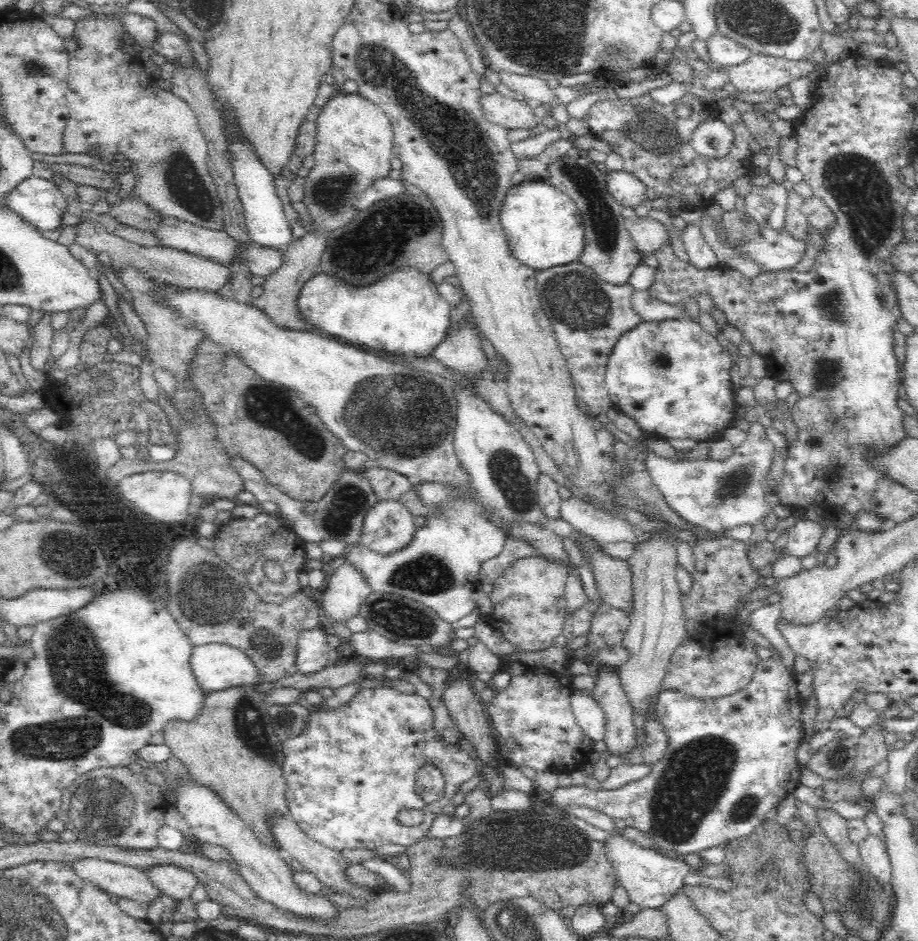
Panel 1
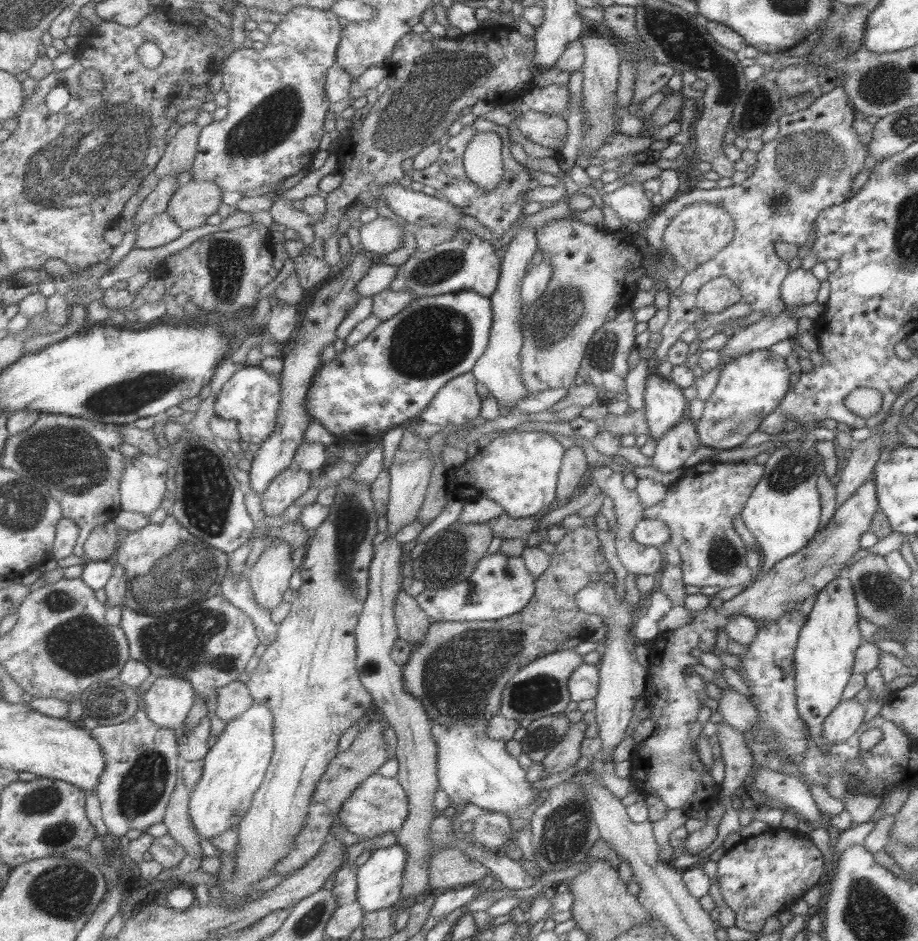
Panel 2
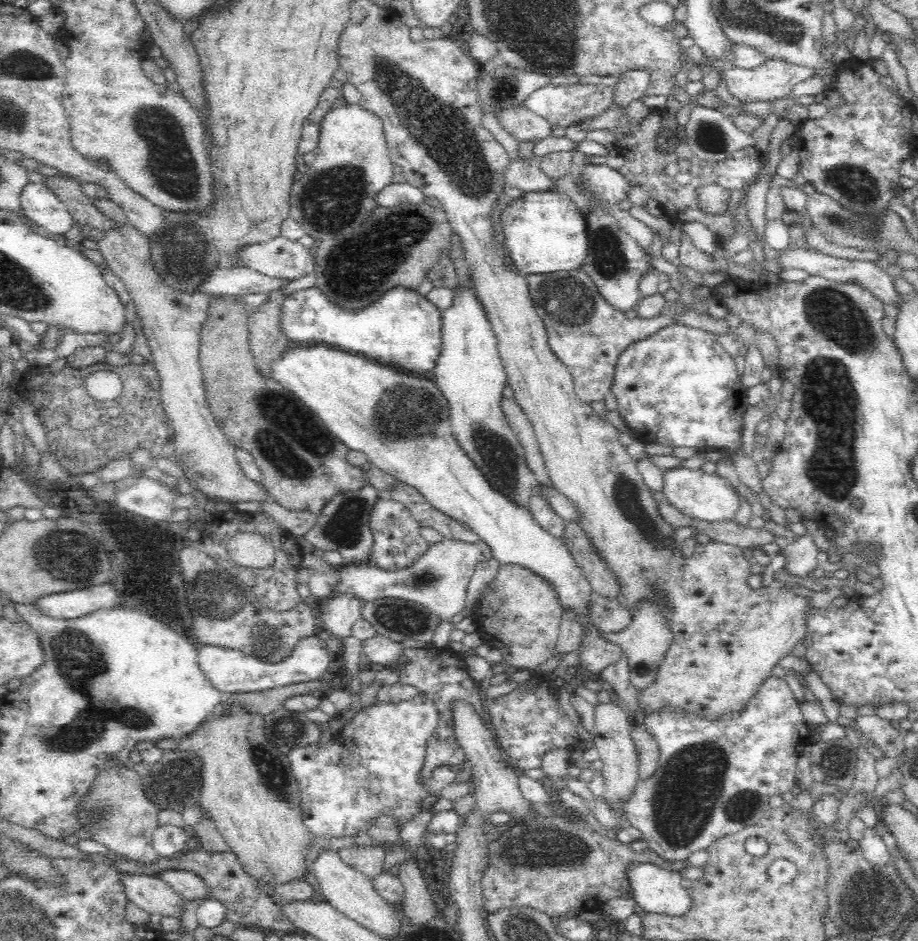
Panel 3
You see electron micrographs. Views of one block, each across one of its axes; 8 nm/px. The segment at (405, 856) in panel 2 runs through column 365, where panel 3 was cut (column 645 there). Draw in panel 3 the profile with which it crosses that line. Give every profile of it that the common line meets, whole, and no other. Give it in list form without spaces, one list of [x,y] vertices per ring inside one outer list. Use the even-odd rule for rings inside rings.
[[[636,863],[627,872],[630,895],[646,912],[684,916],[692,906],[691,896],[680,885],[680,872],[654,863]]]

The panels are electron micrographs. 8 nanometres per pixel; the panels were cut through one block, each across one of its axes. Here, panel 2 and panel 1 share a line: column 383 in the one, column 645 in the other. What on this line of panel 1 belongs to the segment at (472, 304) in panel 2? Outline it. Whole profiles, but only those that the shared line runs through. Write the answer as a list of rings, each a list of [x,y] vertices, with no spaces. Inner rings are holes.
[[[692,319],[644,322],[622,336],[609,356],[605,383],[614,404],[650,438],[711,442],[739,415],[728,350]]]

